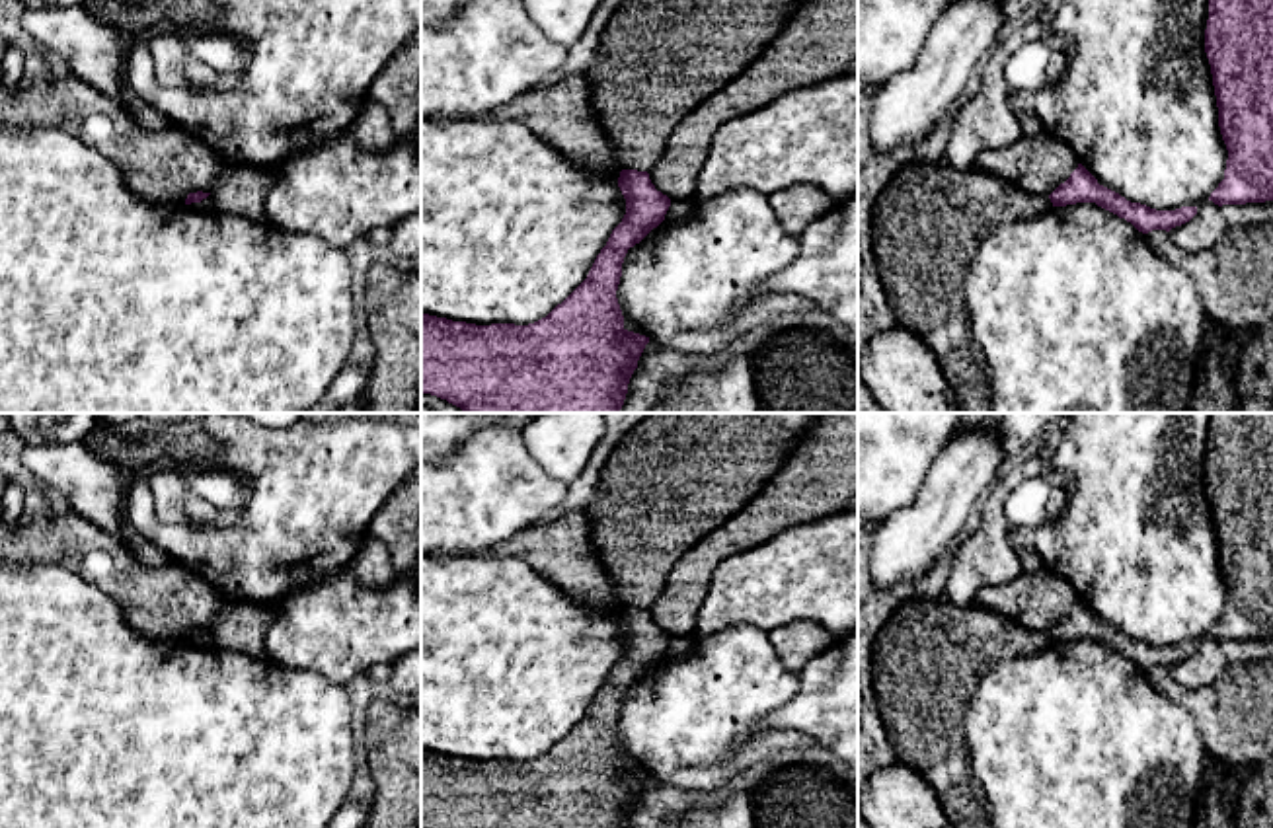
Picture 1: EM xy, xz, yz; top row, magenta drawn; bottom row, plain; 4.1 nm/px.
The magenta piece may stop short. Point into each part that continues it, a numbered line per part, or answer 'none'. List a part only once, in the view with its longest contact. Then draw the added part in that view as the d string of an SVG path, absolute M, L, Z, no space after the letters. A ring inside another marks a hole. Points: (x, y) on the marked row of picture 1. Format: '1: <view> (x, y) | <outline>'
none

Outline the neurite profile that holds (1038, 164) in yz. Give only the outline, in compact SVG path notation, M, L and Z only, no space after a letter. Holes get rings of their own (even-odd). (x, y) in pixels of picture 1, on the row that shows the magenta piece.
M1043 131L1022 136L1006 148L983 152L973 168L1002 177L1031 195L1049 197L1078 168L1078 158L1068 144Z

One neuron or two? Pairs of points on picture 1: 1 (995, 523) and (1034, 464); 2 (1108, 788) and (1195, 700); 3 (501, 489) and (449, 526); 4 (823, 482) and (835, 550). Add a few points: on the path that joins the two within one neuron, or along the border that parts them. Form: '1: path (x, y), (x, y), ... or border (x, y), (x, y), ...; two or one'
1: path (995, 507), (995, 497), (1018, 474); one
2: border (1149, 680), (1192, 715), (1207, 749); two
3: path (488, 489), (462, 513); one
4: border (837, 511), (786, 530); two

